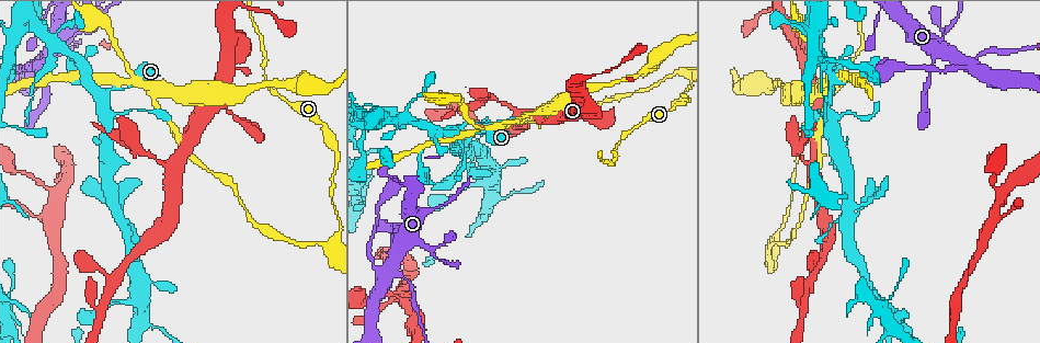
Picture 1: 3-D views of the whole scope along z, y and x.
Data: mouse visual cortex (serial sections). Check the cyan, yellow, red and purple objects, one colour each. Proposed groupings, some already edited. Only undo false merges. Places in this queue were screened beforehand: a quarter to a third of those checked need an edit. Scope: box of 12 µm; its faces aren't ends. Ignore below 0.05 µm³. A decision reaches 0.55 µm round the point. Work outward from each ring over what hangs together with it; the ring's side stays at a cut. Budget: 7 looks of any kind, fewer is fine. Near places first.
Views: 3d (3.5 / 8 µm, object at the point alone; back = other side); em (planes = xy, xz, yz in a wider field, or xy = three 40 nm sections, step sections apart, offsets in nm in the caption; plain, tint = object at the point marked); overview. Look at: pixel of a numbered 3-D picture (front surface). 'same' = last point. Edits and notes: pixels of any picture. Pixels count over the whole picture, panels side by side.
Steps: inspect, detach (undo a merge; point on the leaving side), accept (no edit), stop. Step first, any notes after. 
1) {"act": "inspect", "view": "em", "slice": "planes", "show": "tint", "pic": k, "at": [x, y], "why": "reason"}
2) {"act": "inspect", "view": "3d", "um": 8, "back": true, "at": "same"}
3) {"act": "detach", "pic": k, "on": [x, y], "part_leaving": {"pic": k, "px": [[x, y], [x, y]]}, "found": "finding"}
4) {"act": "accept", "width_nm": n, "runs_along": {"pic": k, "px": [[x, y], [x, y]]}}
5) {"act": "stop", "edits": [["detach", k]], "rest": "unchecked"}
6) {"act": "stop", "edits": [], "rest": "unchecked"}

{"act": "inspect", "view": "3d", "um": 3.5, "pic": 1, "at": [815, 152], "why": "thick turns thin"}

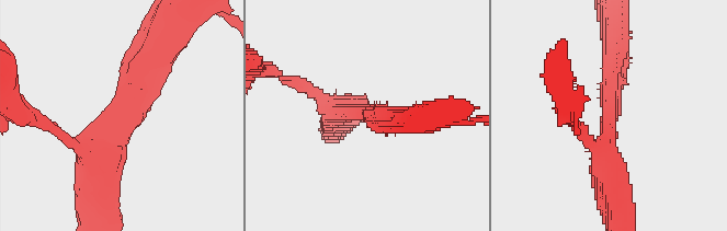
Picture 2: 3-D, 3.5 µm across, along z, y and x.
{"act": "inspect", "view": "em", "slice": "planes", "show": "tint", "pic": 2, "at": [607, 116], "arms": 3, "arm_widths_nm": [300, 350, 400], "why": "shape alone is not enough"}

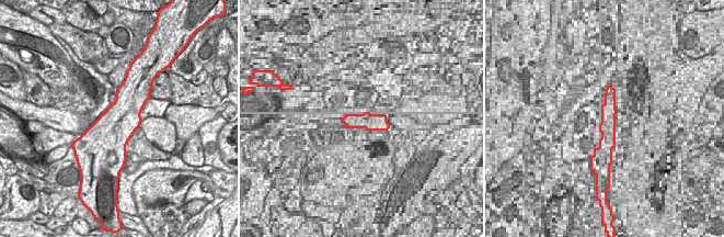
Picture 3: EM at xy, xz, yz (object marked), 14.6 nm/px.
{"act": "accept", "runs_along": {"pic": 2, "px": [[160, 52], [93, 178]]}, "found": "all the same cell"}

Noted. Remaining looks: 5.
{"act": "inspect", "view": "3d", "um": 8, "pic": 1, "at": [503, 125], "why": "three arms meet"}

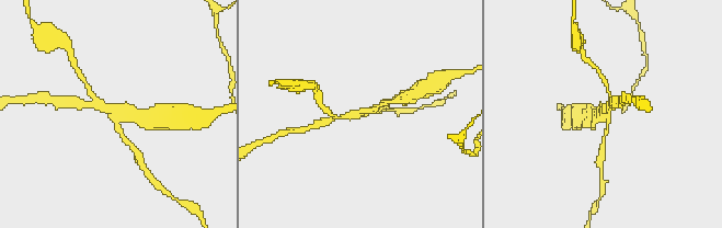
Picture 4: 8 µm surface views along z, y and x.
{"act": "inspect", "view": "em", "slice": "xy", "step": 5, "show": "tint", "pic": 4, "at": [360, 116], "why": "shape alone is not enough"}

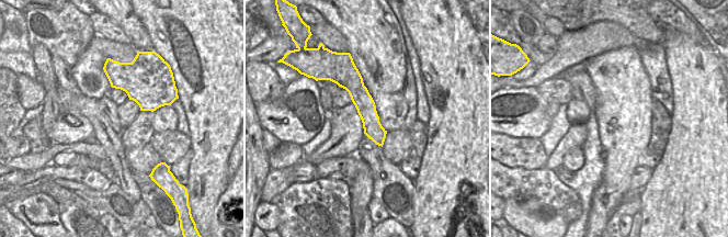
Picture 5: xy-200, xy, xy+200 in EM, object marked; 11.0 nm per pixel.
{"act": "detach", "pic": 4, "on": [133, 113], "part_leaving": {"pic": 4, "px": [[117, 120], [121, 116], [162, 120]]}, "found": "a second cell is stuck on"}

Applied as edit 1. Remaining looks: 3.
{"act": "inspect", "view": "overview", "why": "see it whole again"}

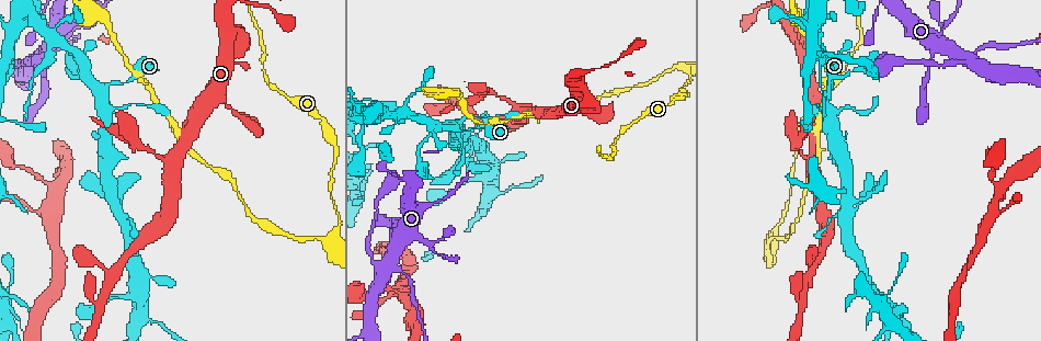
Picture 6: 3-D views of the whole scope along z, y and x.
{"act": "inspect", "view": "3d", "um": 8, "pic": 6, "at": [384, 266], "why": "small branch off a trunk"}

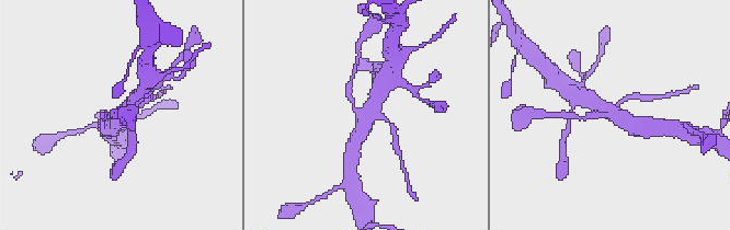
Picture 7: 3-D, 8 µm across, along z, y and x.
{"act": "inspect", "view": "3d", "um": 3.5, "pic": 7, "at": [365, 111]}

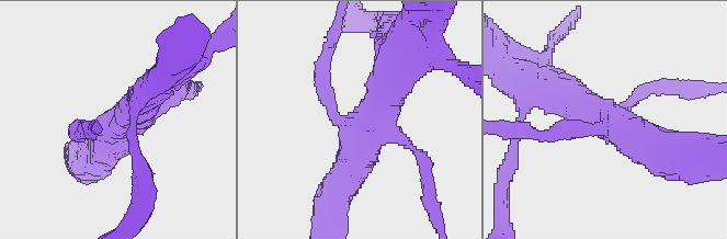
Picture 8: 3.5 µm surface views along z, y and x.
{"act": "accept", "runs_along": {"pic": 8, "px": [[559, 91], [666, 156]]}, "found": "continuous, no second cell"}

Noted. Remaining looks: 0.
{"act": "stop", "edits": [["detach", 4]], "rest": "unchecked"}

